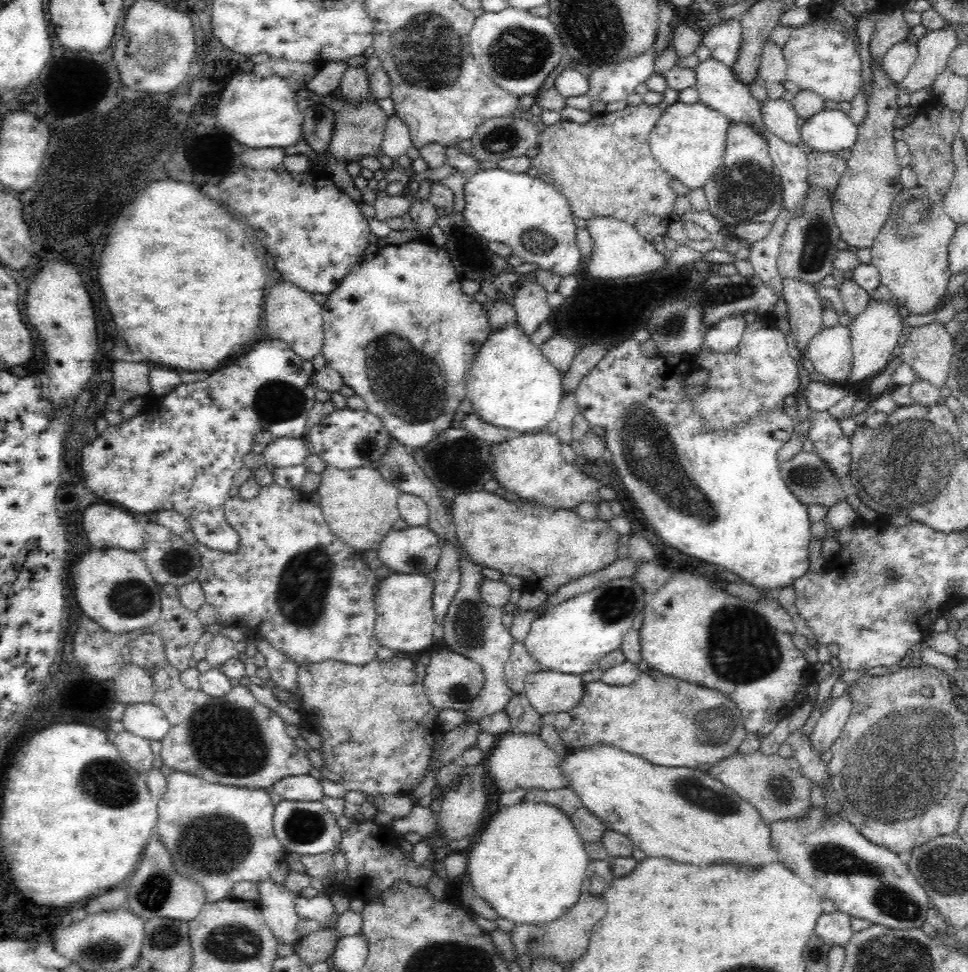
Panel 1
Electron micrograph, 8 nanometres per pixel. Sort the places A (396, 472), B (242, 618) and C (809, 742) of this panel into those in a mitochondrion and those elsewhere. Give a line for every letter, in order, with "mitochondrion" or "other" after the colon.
A: mitochondrion
B: other
C: other

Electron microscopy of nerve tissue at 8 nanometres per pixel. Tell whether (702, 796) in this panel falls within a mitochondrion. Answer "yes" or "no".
yes

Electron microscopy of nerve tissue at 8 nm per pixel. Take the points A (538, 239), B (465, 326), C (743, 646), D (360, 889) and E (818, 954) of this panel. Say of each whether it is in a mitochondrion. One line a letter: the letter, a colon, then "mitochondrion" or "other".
A: mitochondrion
B: other
C: mitochondrion
D: other
E: mitochondrion

